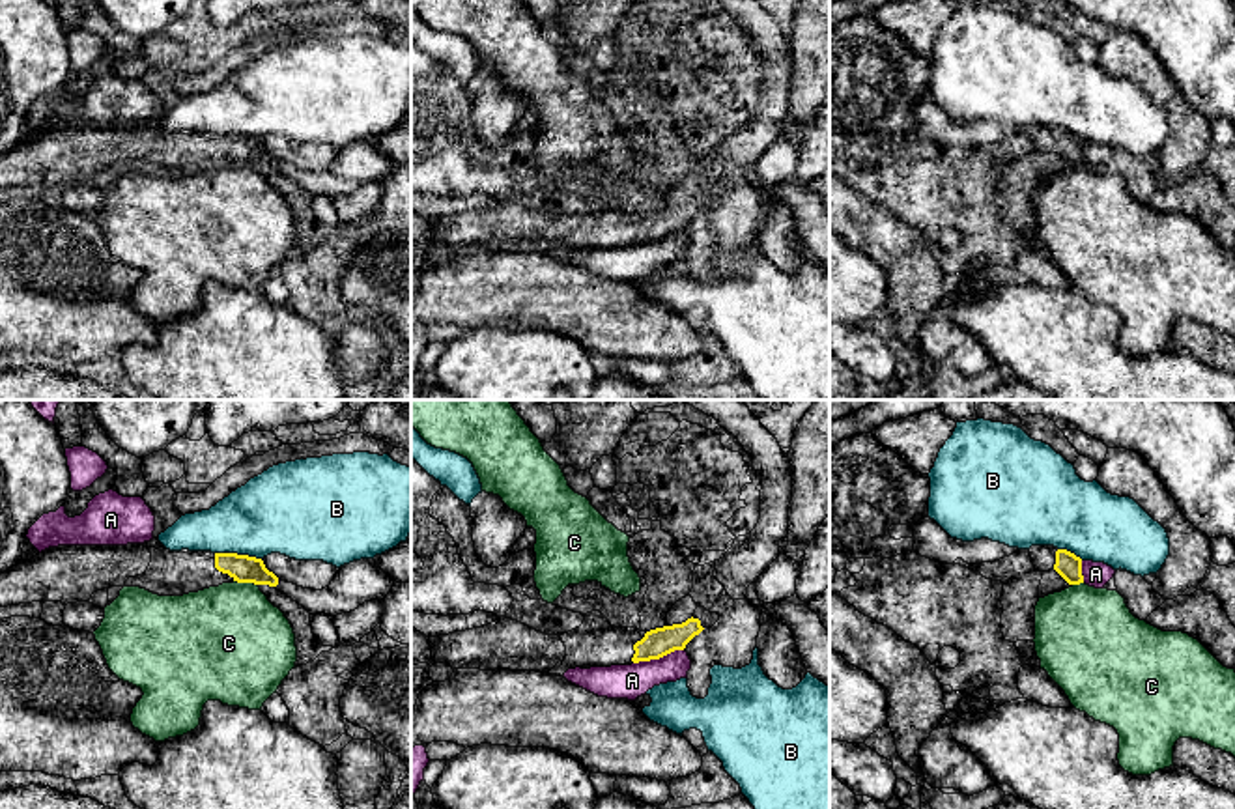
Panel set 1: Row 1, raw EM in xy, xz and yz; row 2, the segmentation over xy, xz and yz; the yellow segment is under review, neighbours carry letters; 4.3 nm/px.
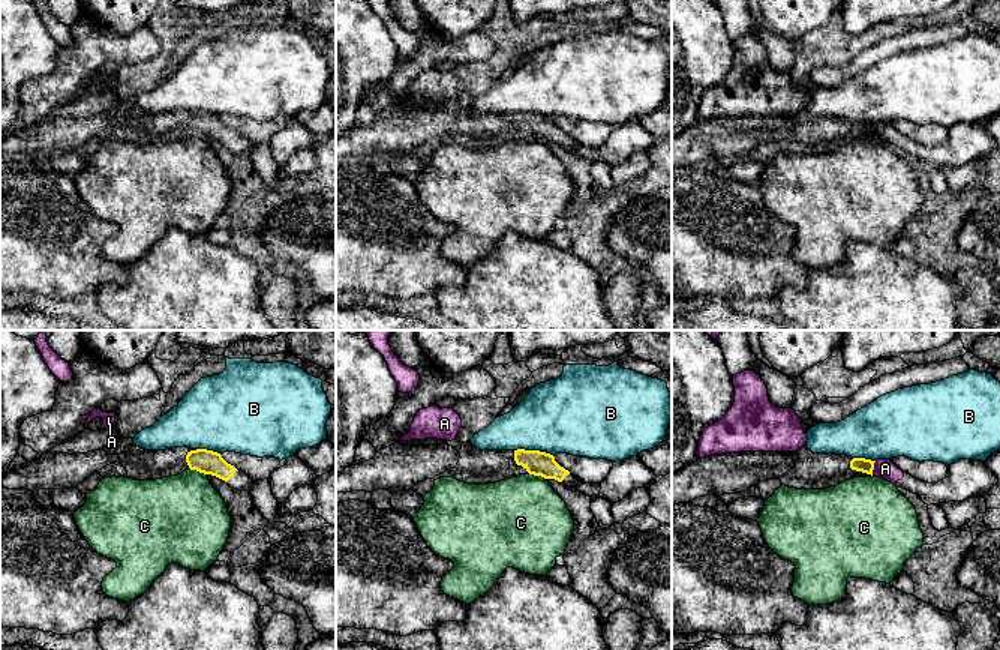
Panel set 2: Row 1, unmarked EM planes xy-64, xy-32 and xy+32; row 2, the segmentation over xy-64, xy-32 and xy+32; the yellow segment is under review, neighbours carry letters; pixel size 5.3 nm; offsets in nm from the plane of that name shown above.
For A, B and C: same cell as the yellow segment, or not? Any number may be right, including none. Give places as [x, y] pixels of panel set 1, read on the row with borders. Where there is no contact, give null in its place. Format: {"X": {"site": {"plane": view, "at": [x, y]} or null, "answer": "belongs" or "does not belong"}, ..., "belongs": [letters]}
{"A": {"site": {"plane": "xz", "at": [658, 658]}, "answer": "does not belong"}, "B": {"site": {"plane": "xy", "at": [236, 553]}, "answer": "does not belong"}, "C": {"site": {"plane": "xy", "at": [245, 581]}, "answer": "does not belong"}, "belongs": []}

